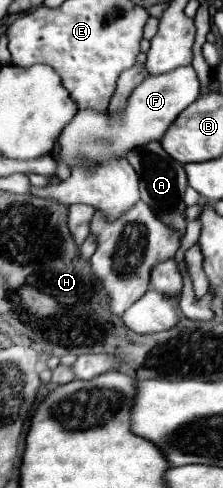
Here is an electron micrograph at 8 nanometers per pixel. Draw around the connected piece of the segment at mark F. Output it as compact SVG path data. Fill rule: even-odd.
M191 65L177 67L173 71L151 75L139 83L129 95L129 103L121 117L111 117L107 113L81 111L61 133L61 159L73 167L77 155L85 155L95 161L109 157L125 157L129 149L145 145L147 141L159 141L165 129L177 119L177 115L189 107L201 95L197 73Z

